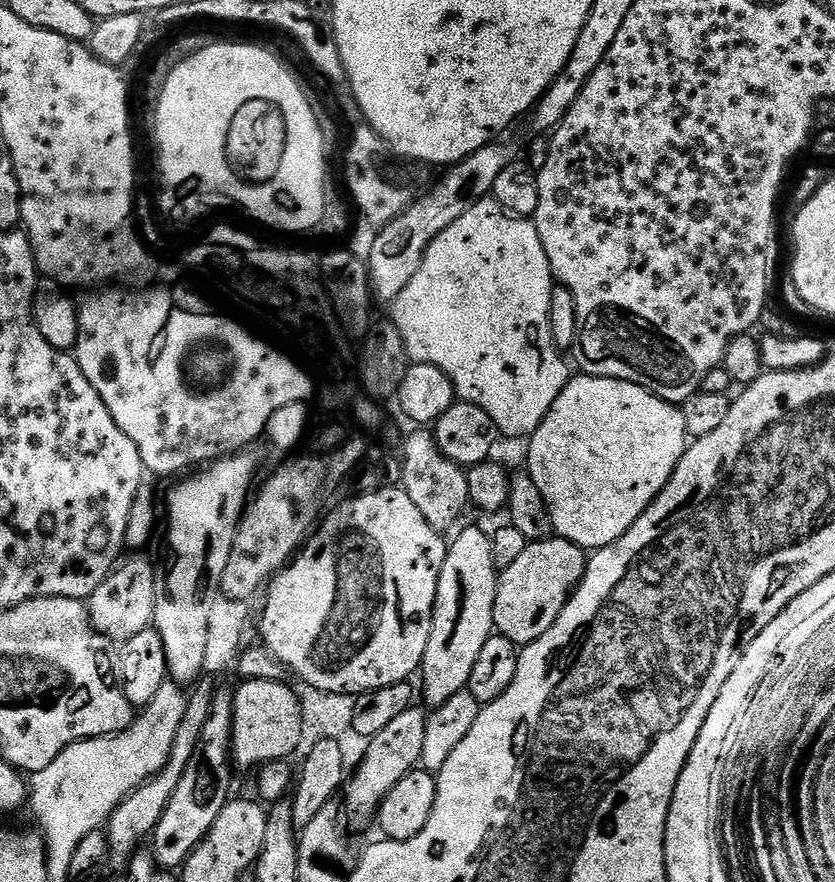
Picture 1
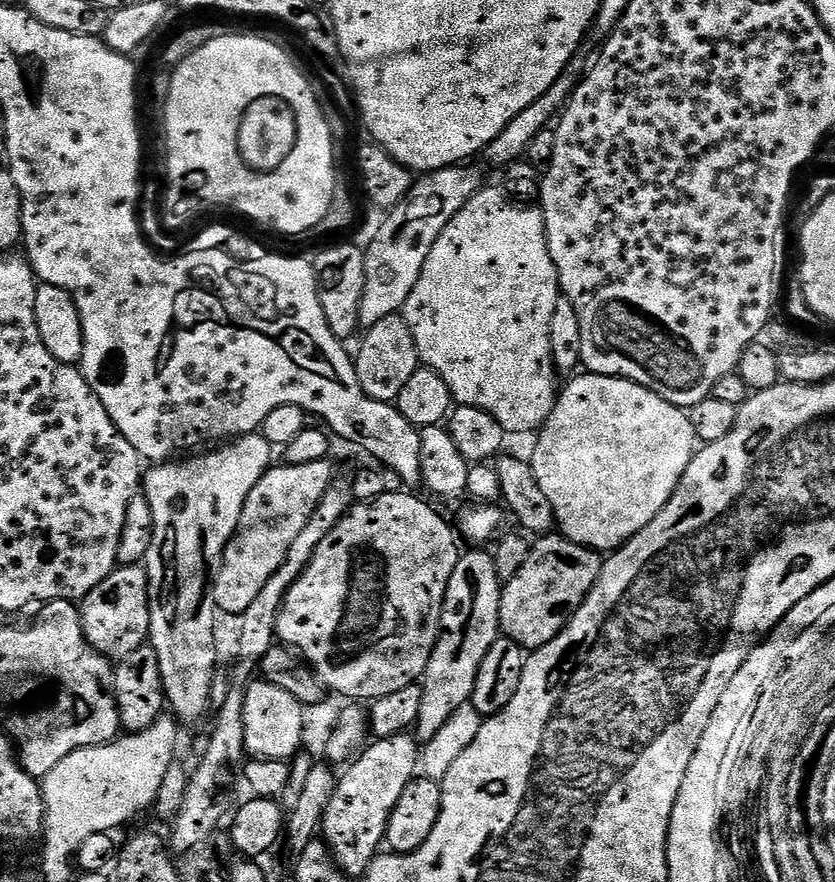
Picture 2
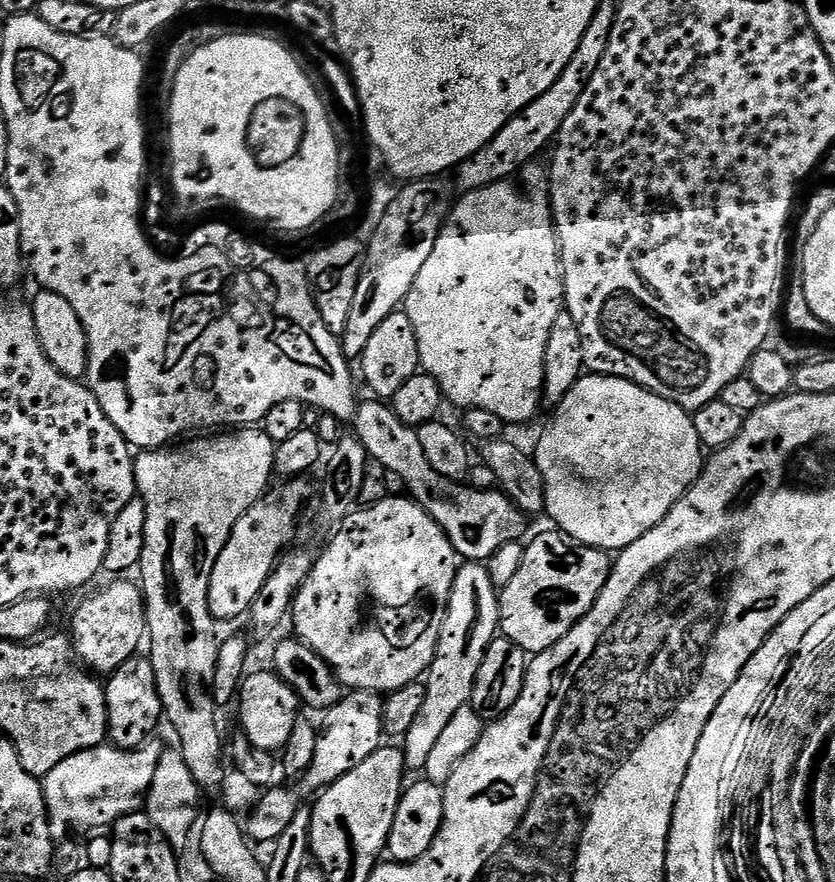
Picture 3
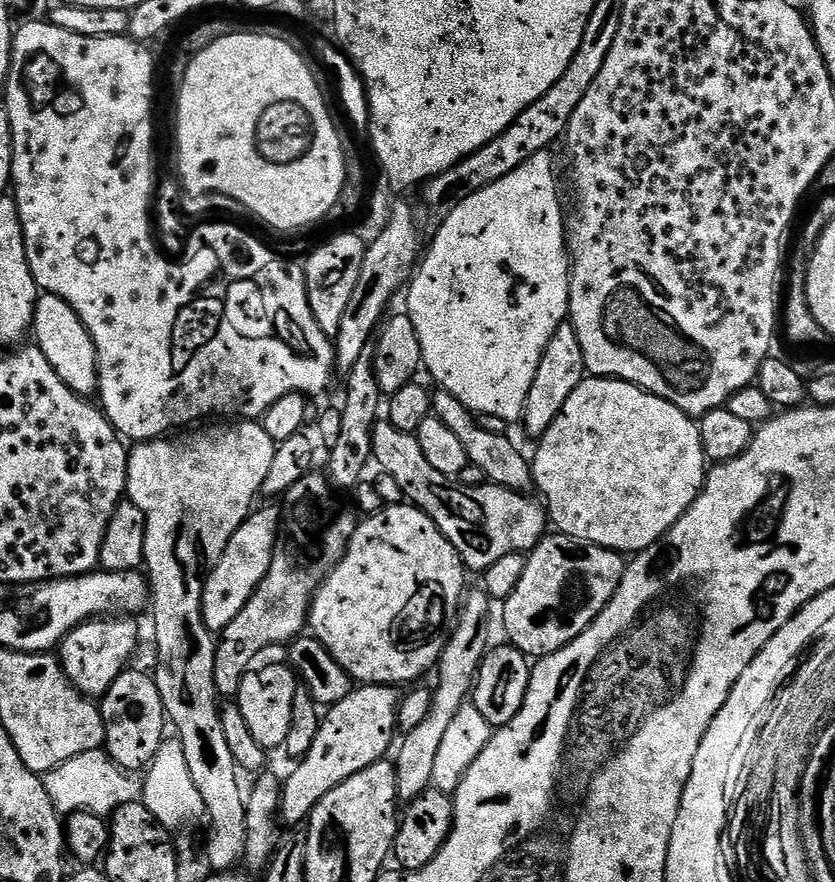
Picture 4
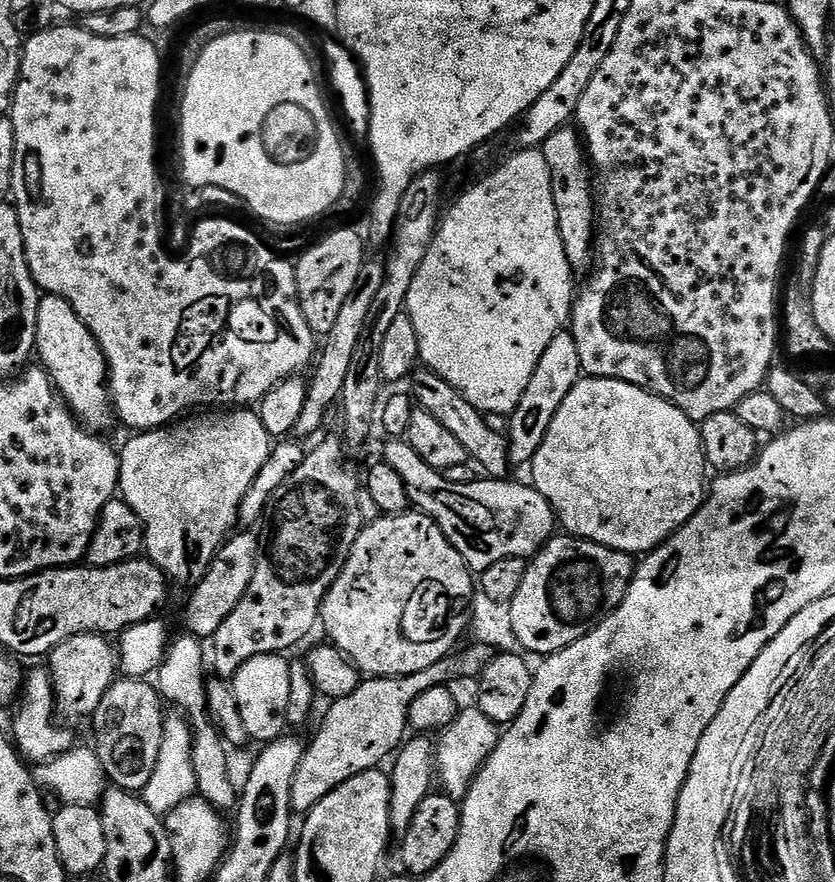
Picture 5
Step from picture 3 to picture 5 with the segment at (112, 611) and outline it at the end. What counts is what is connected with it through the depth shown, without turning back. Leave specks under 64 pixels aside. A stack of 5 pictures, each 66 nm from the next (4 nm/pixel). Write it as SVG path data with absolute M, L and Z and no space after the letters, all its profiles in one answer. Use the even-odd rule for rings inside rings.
M83 632L74 638L66 638L54 646L46 657L46 667L52 677L57 705L68 716L90 718L98 710L98 702L106 698L106 690L118 679L120 658L118 648L107 635L98 632Z

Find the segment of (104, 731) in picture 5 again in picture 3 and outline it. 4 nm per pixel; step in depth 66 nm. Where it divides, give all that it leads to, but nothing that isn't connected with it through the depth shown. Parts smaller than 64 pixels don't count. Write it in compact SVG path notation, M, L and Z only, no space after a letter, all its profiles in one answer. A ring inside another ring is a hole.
M147 655L131 656L118 670L107 677L106 706L108 707L107 739L115 747L142 748L153 739L152 731L159 726L164 716L164 707L158 694L158 682L154 678L154 666Z

